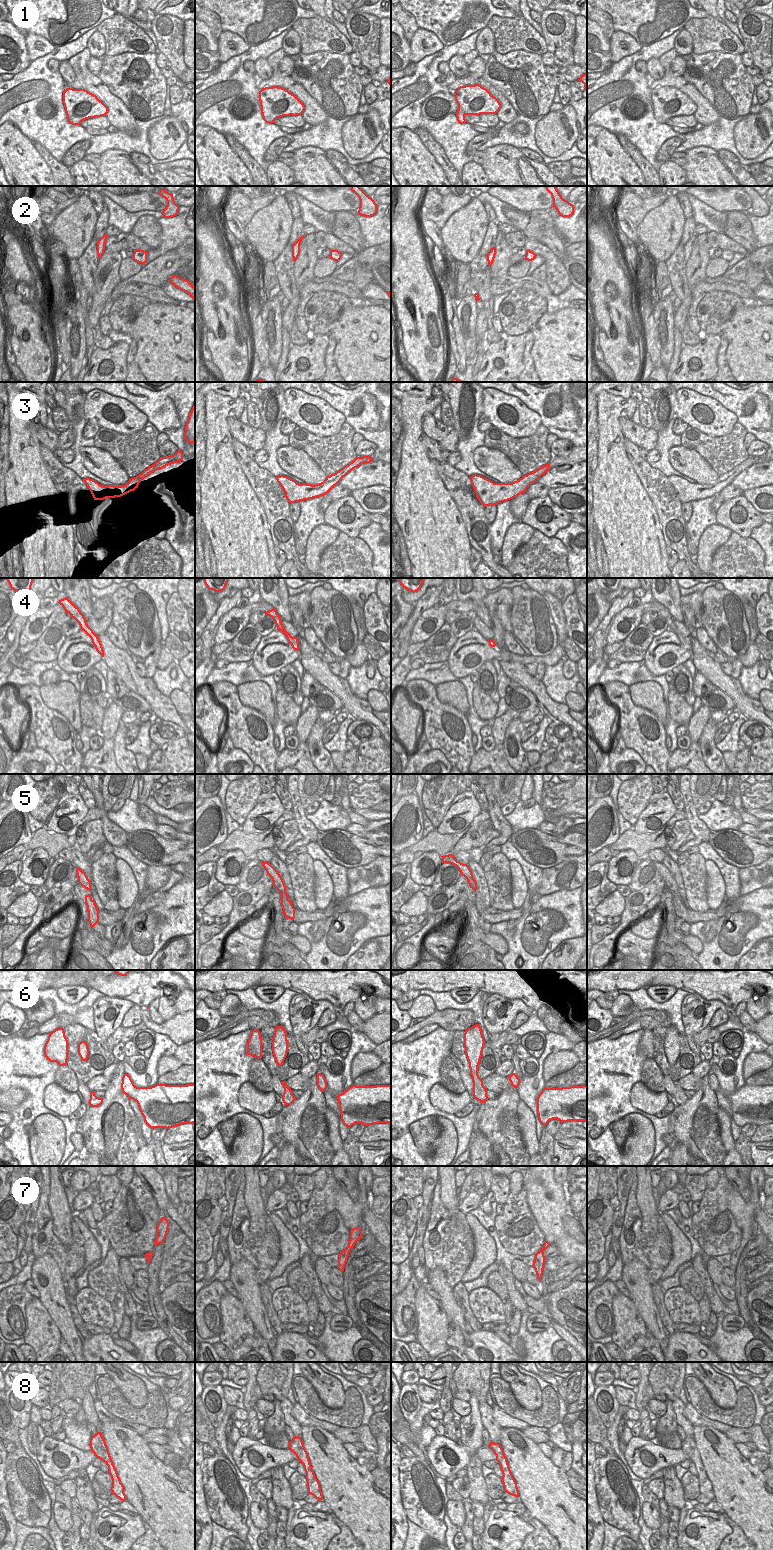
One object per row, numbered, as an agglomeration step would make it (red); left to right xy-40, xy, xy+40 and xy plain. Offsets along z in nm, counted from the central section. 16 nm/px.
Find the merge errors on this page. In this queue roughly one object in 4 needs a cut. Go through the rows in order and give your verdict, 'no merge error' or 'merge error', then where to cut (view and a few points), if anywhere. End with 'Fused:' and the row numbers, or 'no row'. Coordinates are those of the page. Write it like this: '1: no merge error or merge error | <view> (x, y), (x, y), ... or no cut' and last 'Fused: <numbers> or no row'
1: no merge error | no cut
2: no merge error | no cut
3: no merge error | no cut
4: no merge error | no cut
5: no merge error | no cut
6: no merge error | no cut
7: no merge error | no cut
8: no merge error | no cut
Fused: no row

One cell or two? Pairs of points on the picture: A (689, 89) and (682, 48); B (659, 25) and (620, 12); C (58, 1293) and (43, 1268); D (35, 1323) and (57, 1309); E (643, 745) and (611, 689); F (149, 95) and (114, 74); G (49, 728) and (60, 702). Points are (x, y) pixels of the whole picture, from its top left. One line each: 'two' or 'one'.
A: two
B: one
C: one
D: two
E: one
F: one
G: two

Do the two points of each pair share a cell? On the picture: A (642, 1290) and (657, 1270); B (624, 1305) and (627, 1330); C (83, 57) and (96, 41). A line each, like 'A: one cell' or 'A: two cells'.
A: two cells
B: one cell
C: two cells

